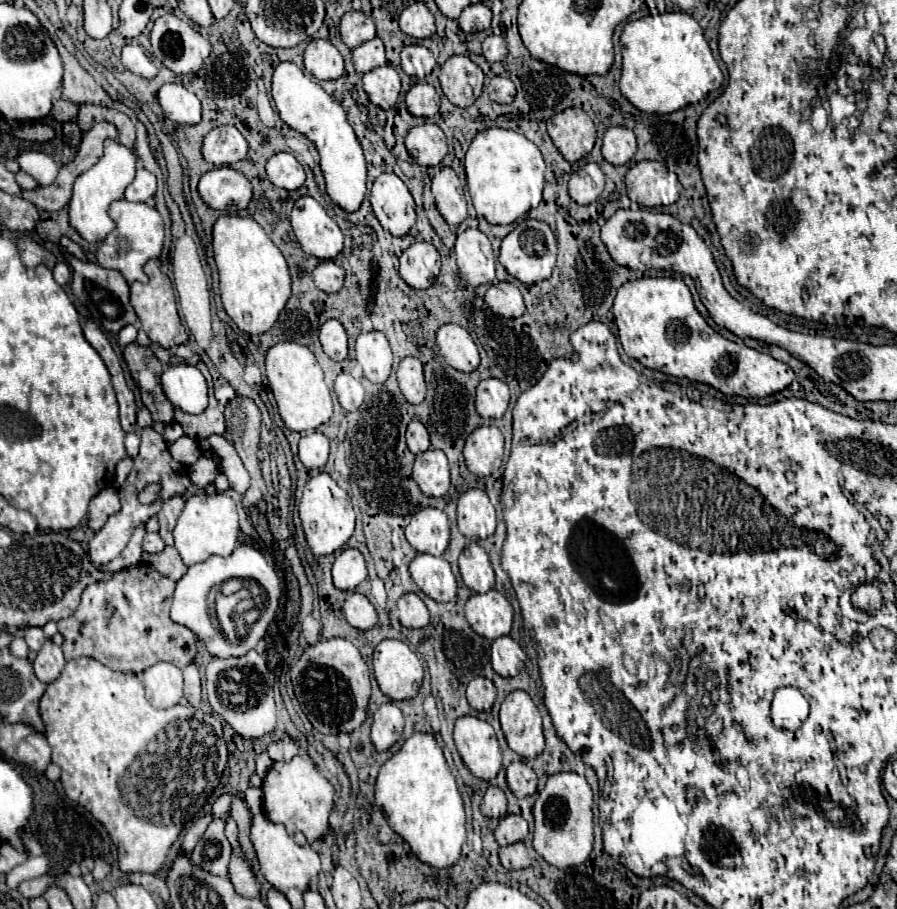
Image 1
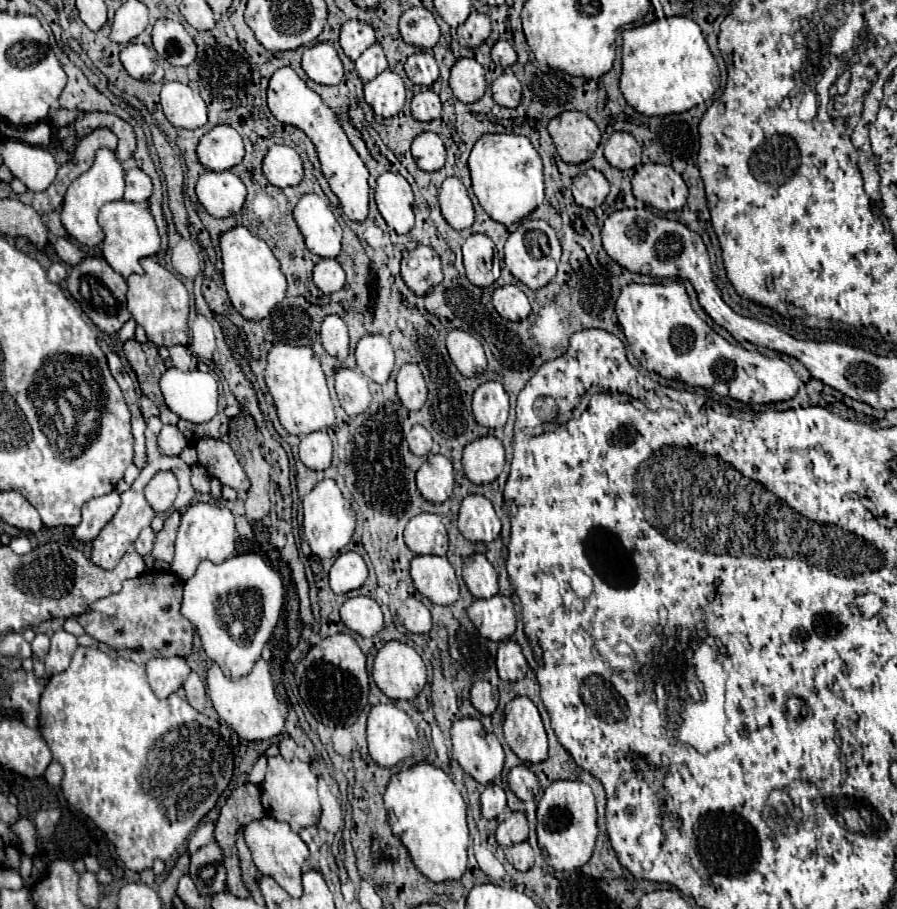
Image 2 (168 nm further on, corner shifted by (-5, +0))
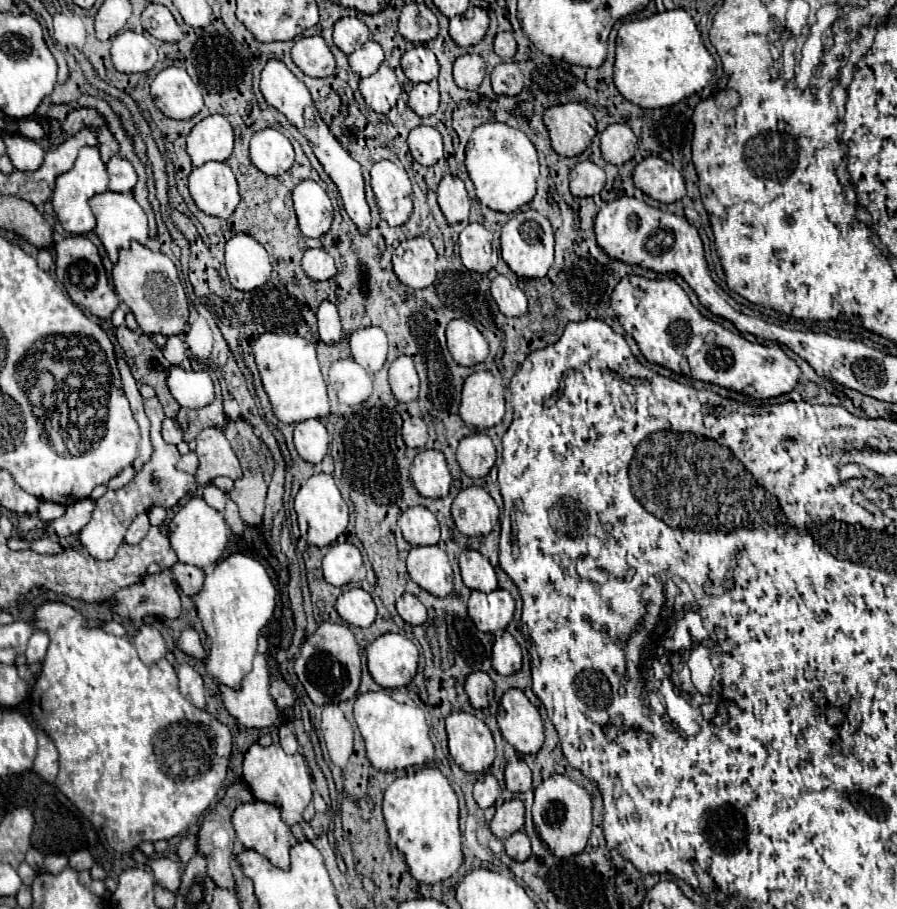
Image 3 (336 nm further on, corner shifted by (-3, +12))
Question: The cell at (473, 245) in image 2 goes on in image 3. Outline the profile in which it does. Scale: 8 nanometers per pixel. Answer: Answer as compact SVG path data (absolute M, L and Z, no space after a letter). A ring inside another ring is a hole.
M469 224L459 235L460 259L465 268L489 272L498 262L492 248L493 236L481 224Z

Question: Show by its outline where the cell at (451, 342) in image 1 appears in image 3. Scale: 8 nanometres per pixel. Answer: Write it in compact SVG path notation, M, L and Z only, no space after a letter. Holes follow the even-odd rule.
M451 320L447 326L447 348L459 366L475 366L489 354L487 340L467 320Z

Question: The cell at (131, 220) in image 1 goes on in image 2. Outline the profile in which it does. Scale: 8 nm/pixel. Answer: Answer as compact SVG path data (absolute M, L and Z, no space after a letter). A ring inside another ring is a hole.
M117 200L117 202L105 204L99 212L99 226L105 232L103 256L107 264L123 278L129 278L131 274L143 274L139 260L157 254L161 248L161 236L159 236L157 224L149 212L149 206L143 202L135 204L127 200Z

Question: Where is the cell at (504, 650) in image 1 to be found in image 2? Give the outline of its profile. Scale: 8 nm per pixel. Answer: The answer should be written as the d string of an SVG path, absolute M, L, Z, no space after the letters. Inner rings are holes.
M503 640L499 642L499 654L497 654L497 670L499 670L499 678L501 680L509 680L509 682L517 682L523 680L529 664L521 652L521 646L513 640Z

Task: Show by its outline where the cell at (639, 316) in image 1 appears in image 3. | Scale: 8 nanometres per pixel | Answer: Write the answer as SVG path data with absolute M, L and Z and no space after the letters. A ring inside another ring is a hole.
M627 274L611 294L611 308L623 330L633 336L647 362L661 364L681 374L681 360L685 360L693 380L717 384L759 400L787 394L797 386L801 370L777 344L763 346L749 342L741 334L707 320L675 280L647 280Z

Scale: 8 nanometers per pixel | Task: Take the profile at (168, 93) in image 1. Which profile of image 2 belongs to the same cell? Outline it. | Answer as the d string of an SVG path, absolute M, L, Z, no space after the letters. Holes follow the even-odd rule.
M181 82L163 84L161 106L167 120L177 128L201 128L207 124L207 106L203 98Z

